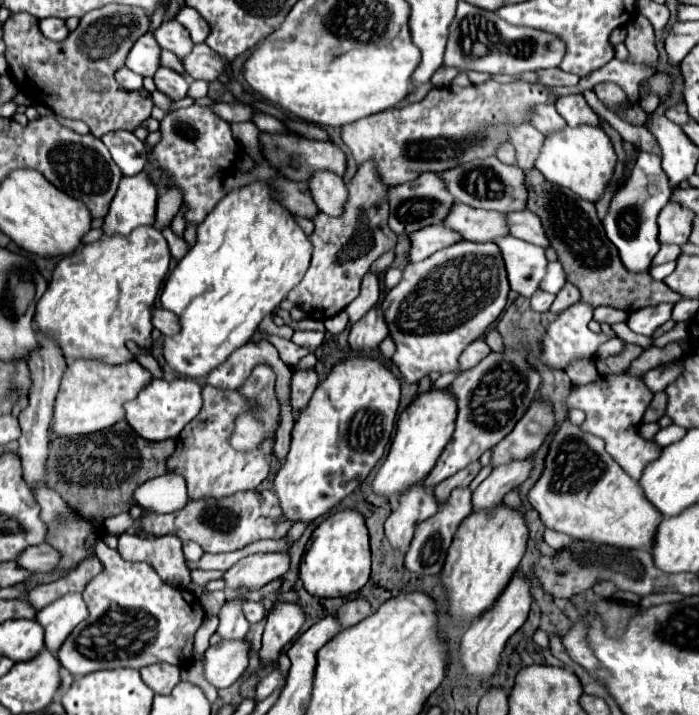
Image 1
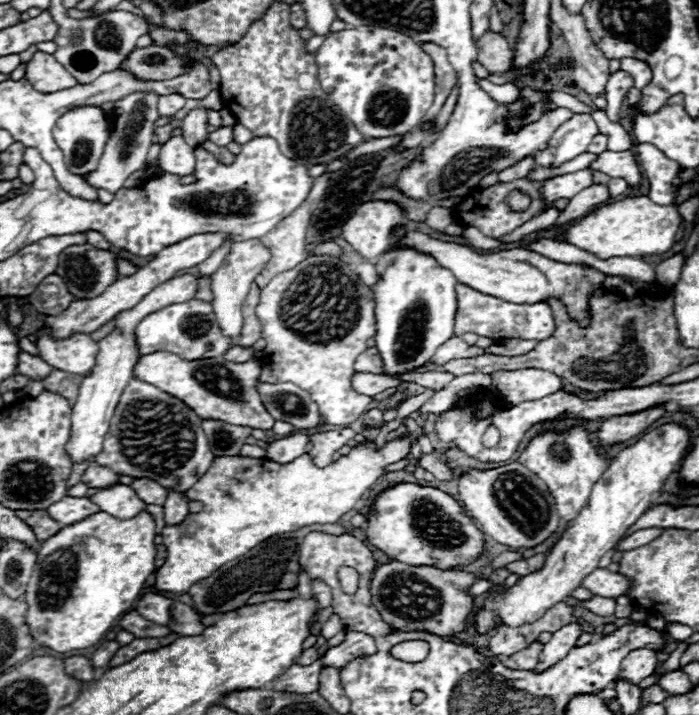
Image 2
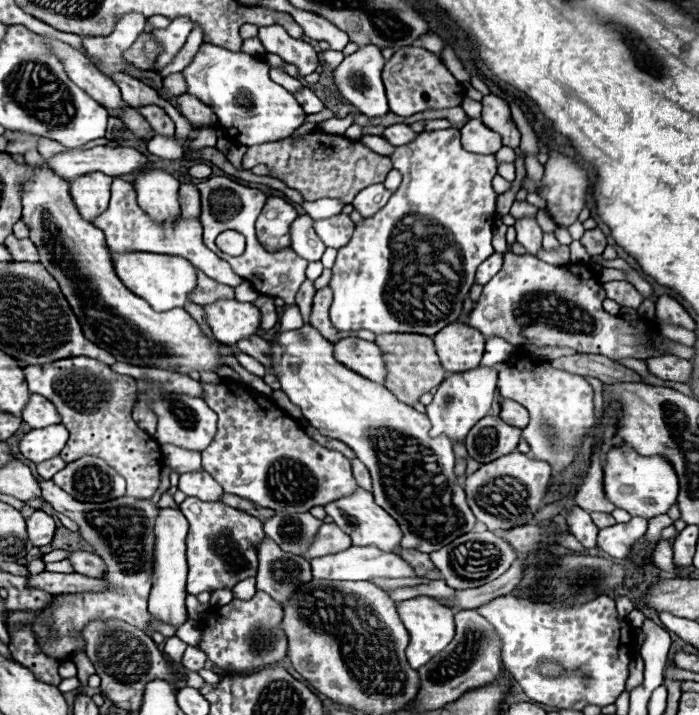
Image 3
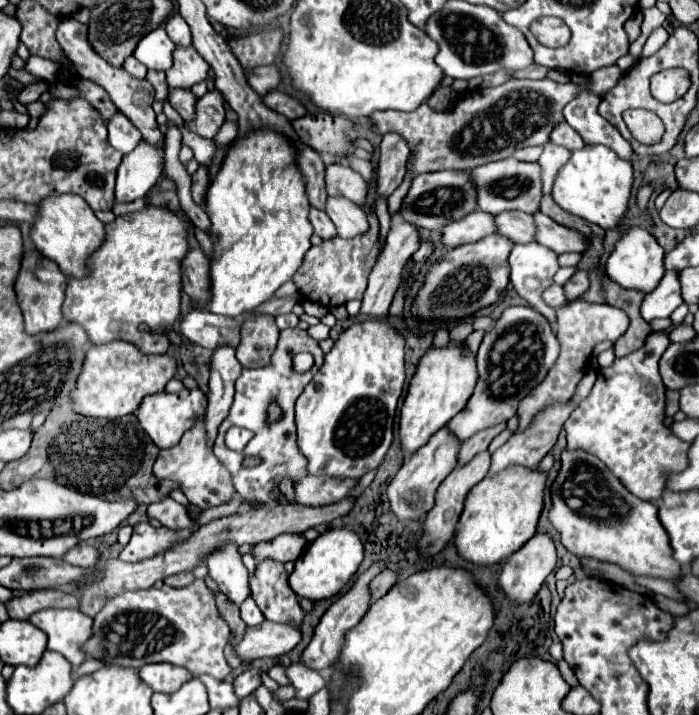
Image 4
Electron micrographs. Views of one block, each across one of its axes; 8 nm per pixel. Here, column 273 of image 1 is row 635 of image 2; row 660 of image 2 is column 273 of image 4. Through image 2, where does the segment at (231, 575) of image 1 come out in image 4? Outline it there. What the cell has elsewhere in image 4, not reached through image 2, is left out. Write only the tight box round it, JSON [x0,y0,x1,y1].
[254,534,306,562]

